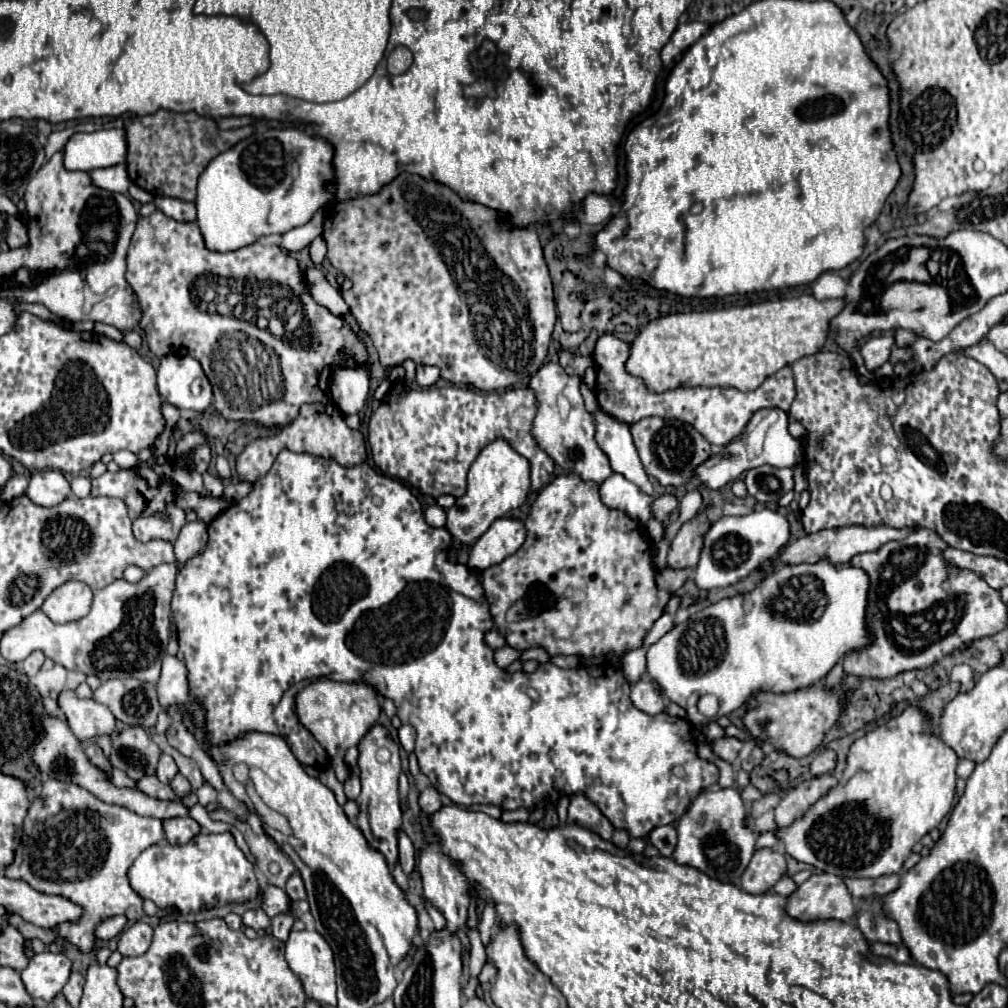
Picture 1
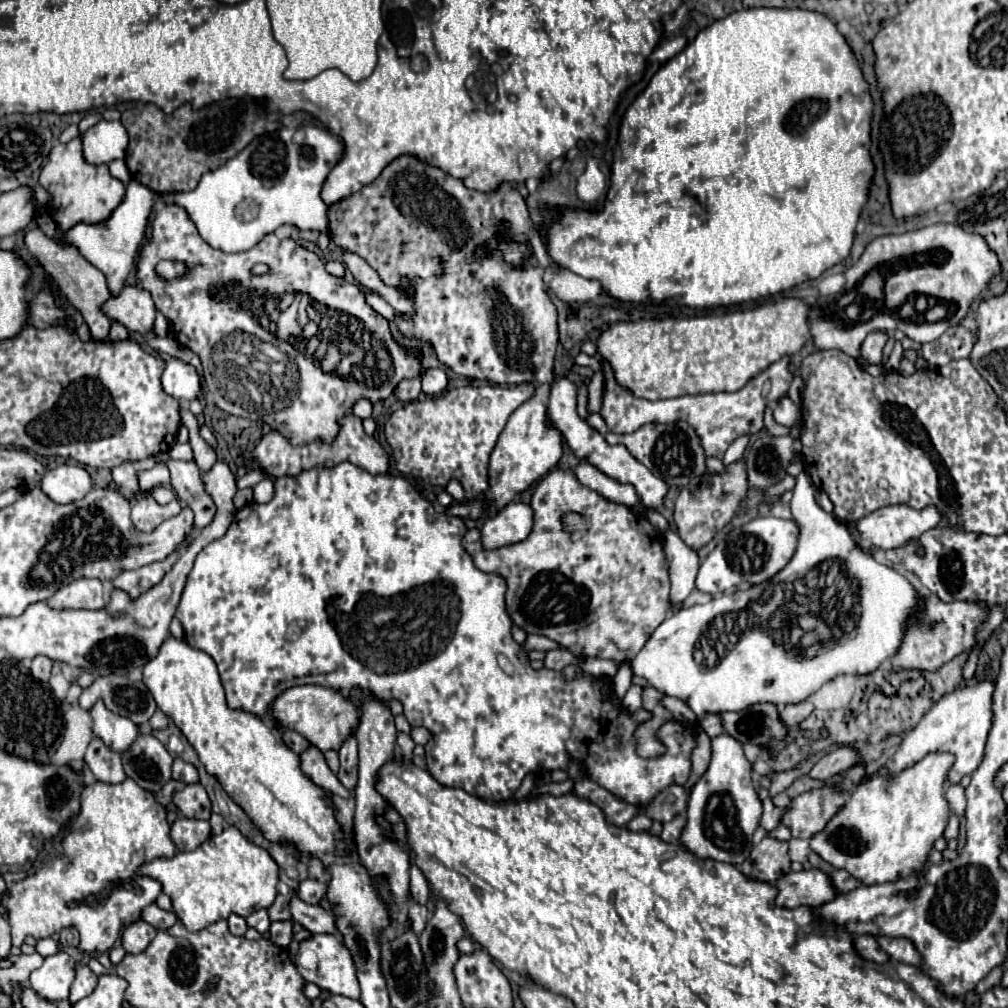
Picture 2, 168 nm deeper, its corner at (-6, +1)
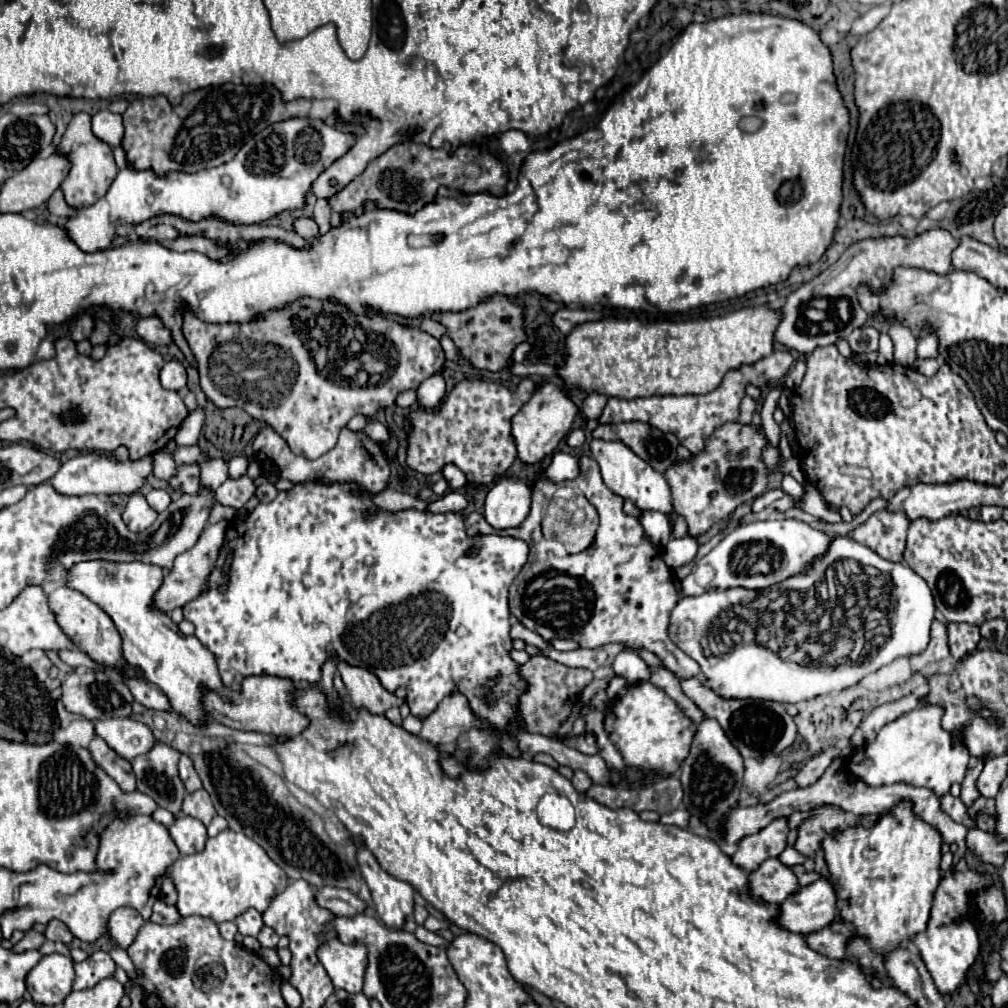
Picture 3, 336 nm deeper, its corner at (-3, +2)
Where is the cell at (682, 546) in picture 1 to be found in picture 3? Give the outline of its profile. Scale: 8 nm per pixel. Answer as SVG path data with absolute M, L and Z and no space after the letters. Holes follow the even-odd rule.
M726 422L718 426L704 442L704 450L698 454L692 454L690 460L676 460L672 466L666 468L664 478L670 484L672 490L672 506L678 514L682 514L688 522L690 536L700 536L708 532L714 524L718 524L722 518L726 520L738 504L752 502L754 498L762 496L768 484L768 468L762 460L762 450L766 448L766 436L762 428L754 428L752 424L740 424L740 422Z

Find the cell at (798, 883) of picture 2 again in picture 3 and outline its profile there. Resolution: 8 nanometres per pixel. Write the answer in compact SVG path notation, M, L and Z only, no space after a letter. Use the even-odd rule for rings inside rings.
M778 858L764 860L754 872L748 874L748 892L768 904L780 904L798 888L794 874Z

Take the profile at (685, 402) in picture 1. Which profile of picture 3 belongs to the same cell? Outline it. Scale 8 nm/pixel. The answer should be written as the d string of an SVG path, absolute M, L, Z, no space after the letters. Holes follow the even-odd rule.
M778 350L772 352L770 356L762 358L754 366L740 366L736 370L730 370L722 384L708 392L708 394L684 394L684 396L650 396L650 398L634 398L634 400L622 400L622 398L608 398L608 404L604 408L604 414L600 416L602 424L618 424L618 422L648 422L650 426L662 430L662 432L672 432L678 436L680 444L684 444L692 454L702 450L702 444L714 428L726 422L734 422L740 416L740 400L744 394L746 384L756 384L758 388L782 380L782 376L788 372L788 368L794 364L792 356L788 350Z

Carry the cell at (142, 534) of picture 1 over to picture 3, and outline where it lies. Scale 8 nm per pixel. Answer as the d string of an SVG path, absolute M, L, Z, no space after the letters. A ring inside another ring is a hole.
M136 492L130 496L130 502L126 504L124 512L122 512L122 520L124 524L132 530L132 532L142 532L148 526L152 526L152 522L156 520L156 512L146 504L146 498Z

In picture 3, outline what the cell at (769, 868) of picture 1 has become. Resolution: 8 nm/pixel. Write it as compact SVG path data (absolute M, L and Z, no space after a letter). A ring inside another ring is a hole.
M788 818L772 820L768 826L758 830L756 834L744 836L738 842L738 850L730 856L730 860L746 870L752 872L762 864L762 860L776 858L786 848L786 836L788 836Z

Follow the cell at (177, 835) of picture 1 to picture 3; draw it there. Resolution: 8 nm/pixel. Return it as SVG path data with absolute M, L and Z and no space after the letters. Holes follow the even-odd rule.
M178 816L176 822L170 826L170 836L176 842L182 856L196 854L206 844L206 826L192 816Z

